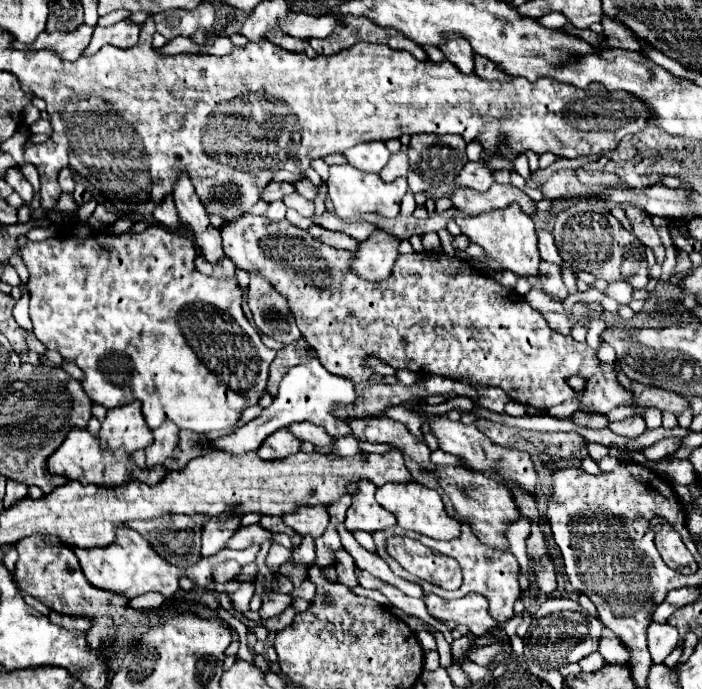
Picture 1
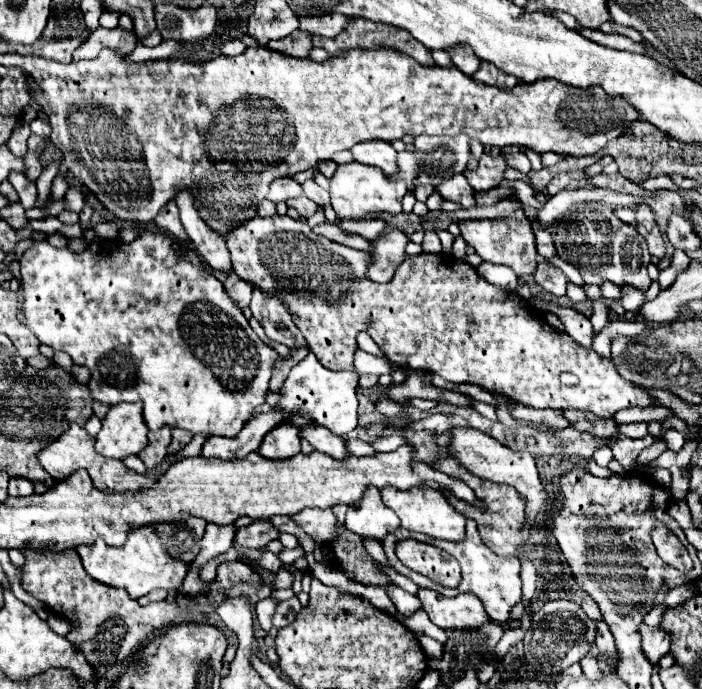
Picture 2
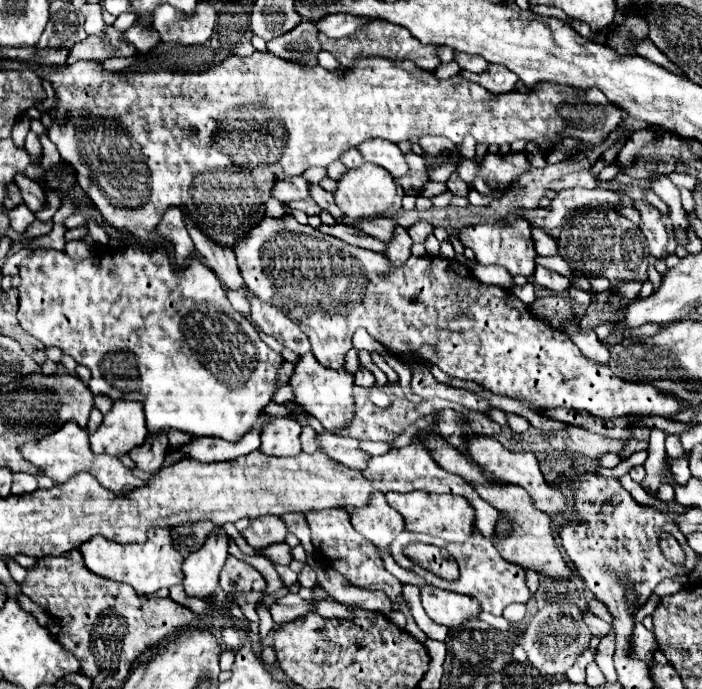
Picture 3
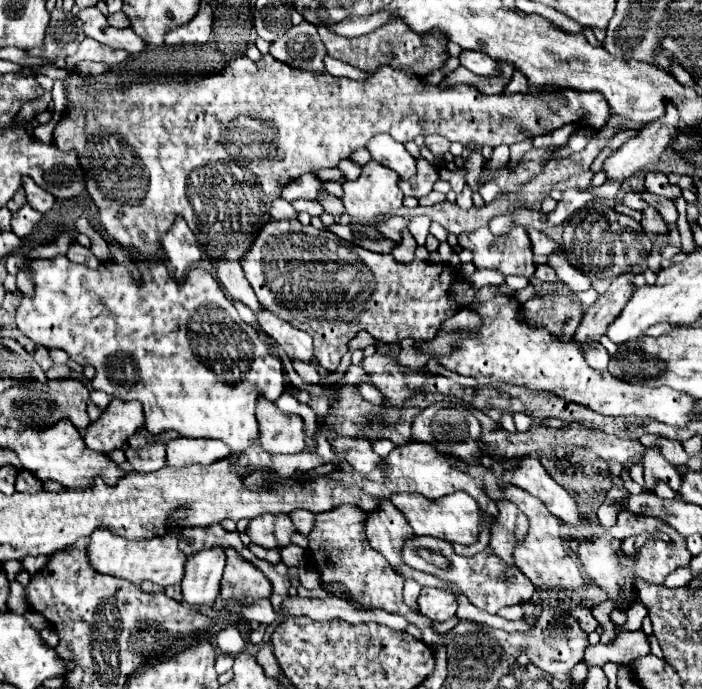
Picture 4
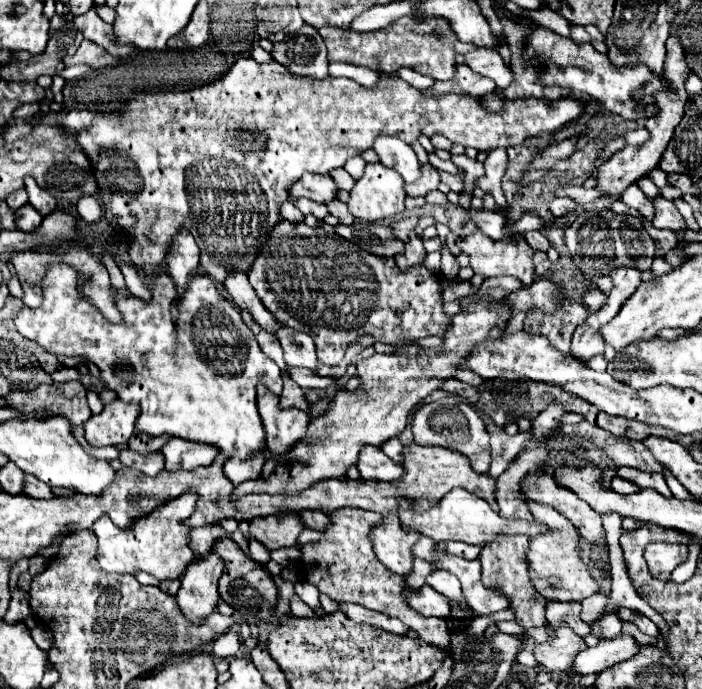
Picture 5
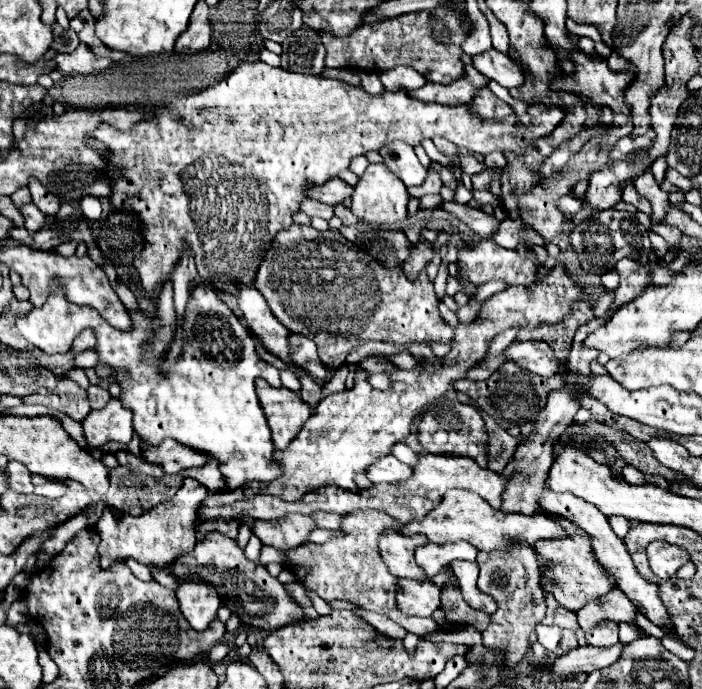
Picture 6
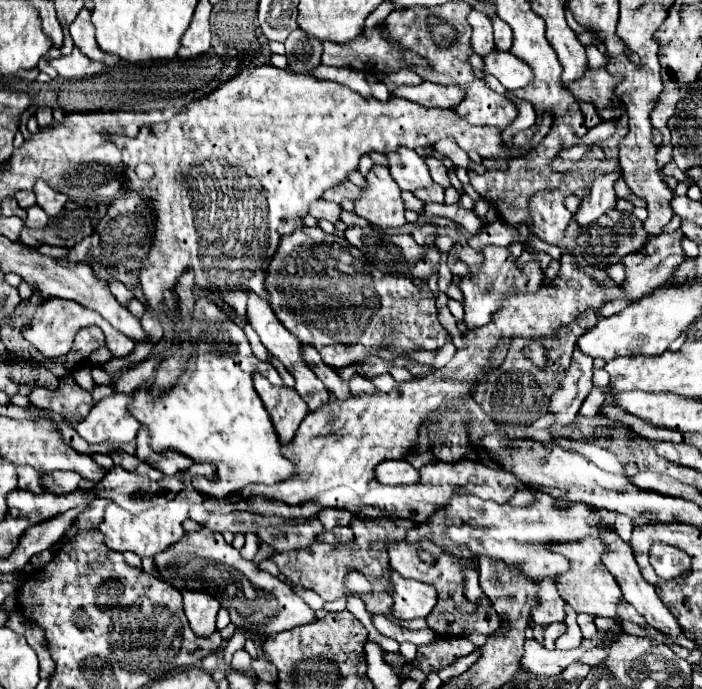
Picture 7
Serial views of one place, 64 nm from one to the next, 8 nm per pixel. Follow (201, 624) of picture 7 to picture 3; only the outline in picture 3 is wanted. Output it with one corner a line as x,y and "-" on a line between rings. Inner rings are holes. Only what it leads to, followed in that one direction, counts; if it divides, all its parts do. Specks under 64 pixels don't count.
216,528
216,532
208,536
206,544
200,550
192,552
182,564
186,596
208,600
218,588
220,570
226,562
226,556
228,534
222,528

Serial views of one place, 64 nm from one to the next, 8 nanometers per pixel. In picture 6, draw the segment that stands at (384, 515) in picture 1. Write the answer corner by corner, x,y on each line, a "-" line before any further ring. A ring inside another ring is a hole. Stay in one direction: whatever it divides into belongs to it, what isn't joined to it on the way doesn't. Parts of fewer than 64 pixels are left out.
386,532
380,538
380,554
394,576
416,578
416,580
428,578
426,572
414,560
414,550
420,544
420,540
426,540
426,538
422,534
408,538
400,532

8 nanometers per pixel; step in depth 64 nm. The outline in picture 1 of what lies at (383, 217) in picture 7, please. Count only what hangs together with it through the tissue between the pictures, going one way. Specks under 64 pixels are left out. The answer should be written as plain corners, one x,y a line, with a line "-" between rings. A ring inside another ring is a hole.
350,164
330,166
330,178
326,180
326,186
328,186
328,196
334,204
334,212
342,220
348,220
352,216
366,214
366,212
376,212
376,214
382,214
388,218
398,216
400,214
400,200
408,190
408,184
404,178
398,178
394,182
384,182
378,174
358,170

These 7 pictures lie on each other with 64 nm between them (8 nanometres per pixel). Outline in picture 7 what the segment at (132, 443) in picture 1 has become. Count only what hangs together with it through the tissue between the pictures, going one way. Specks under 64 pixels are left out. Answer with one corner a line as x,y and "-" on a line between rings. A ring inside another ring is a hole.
112,394
100,400
92,412
76,426
76,432
88,442
132,442
138,432
138,420
130,412
132,396

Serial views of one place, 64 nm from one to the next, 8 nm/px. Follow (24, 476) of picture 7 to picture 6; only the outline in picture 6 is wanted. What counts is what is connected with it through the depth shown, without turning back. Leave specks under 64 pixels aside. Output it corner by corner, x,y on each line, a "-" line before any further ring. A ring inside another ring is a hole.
8,462
6,472
10,474
10,488
16,492
26,492
32,494
34,492
34,484
32,484
32,474
28,472
28,468
24,468
24,464
18,462

